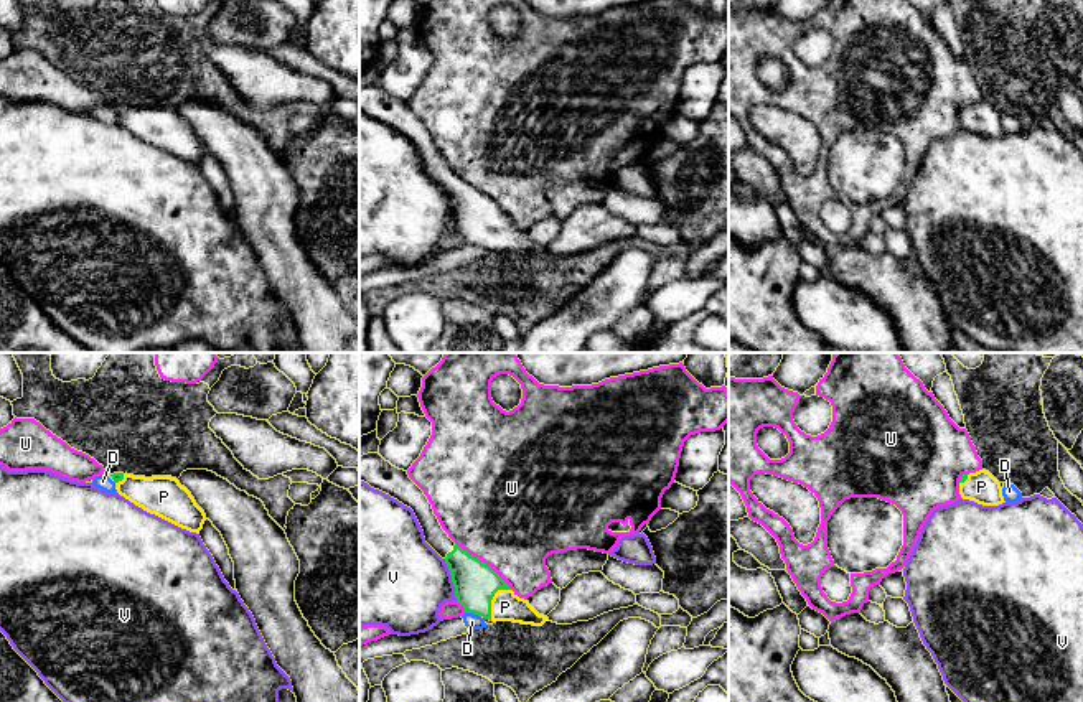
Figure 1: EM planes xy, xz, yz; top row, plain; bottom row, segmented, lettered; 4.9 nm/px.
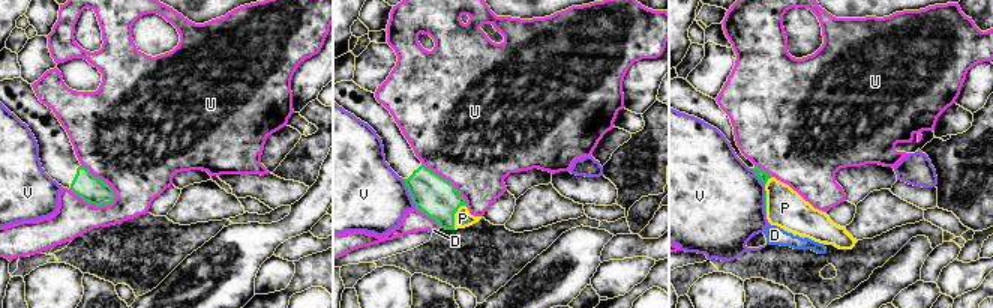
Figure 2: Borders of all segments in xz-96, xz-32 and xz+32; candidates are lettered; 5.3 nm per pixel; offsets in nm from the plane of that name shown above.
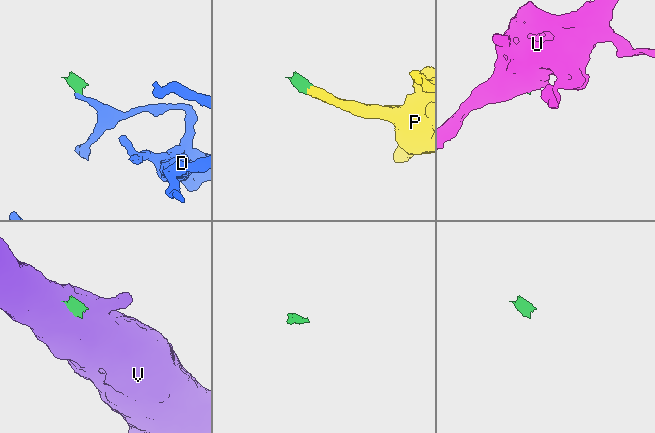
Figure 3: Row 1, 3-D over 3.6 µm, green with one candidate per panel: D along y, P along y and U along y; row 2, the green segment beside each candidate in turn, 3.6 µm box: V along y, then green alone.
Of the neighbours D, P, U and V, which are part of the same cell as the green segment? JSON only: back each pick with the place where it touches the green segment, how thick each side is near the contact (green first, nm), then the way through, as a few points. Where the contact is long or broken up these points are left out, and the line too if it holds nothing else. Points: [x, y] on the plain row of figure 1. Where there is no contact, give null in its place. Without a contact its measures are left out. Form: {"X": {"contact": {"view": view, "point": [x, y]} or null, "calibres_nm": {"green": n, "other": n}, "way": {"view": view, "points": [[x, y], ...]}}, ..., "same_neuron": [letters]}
{"P": {"contact": {"view": "xz", "point": [492, 229]}, "calibres_nm": {"green": 220, "other": 140}, "way": {"view": "xz", "points": [[475, 215], [492, 229], [505, 238]]}}, "same_neuron": ["P"]}

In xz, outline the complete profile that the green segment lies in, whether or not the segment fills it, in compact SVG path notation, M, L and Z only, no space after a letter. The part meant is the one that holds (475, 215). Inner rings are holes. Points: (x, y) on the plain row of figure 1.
M379 84L359 87L359 110L410 138L424 161L425 173L448 196L457 232L466 244L490 252L513 252L542 257L549 252L527 231L519 229L509 216L485 193L457 176L442 160L424 122L407 102L392 97Z

